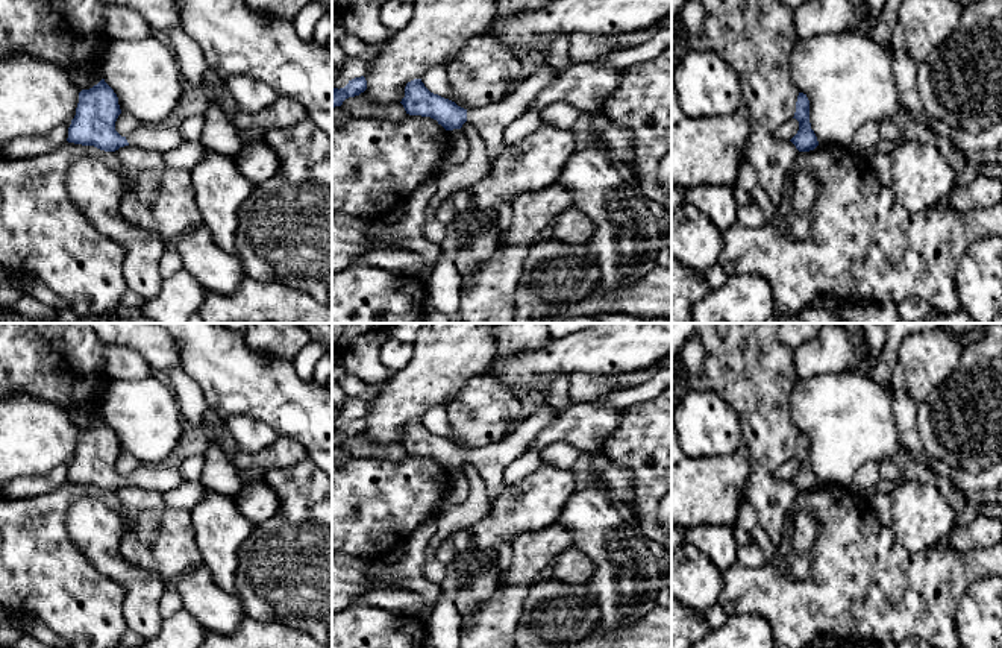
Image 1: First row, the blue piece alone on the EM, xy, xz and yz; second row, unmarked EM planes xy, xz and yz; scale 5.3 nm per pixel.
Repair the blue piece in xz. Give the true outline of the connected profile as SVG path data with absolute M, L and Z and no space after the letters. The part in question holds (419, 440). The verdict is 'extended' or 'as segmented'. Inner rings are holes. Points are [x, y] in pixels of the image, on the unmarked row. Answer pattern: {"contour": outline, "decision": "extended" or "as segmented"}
{"contour": "M538 404L538 411L523 420L502 442L484 448L464 449L455 442L431 433L421 419L414 419L405 426L402 445L409 455L431 457L446 470L461 469L465 461L471 463L485 483L490 501L496 501L503 487L503 470L520 457L549 426L559 411Z", "decision": "extended"}

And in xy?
{"contour": "M102 419L89 429L79 433L76 455L68 467L68 483L94 486L105 492L115 492L124 486L146 490L167 492L183 484L179 467L164 464L141 464L129 477L115 470L115 461L121 454L118 437Z", "decision": "extended"}

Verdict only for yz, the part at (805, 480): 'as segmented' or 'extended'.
as segmented

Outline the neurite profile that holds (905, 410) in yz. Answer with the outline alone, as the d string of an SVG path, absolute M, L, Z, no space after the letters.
M890 384L888 387L902 452L917 464L932 469L919 436L919 404L903 388L894 388Z

